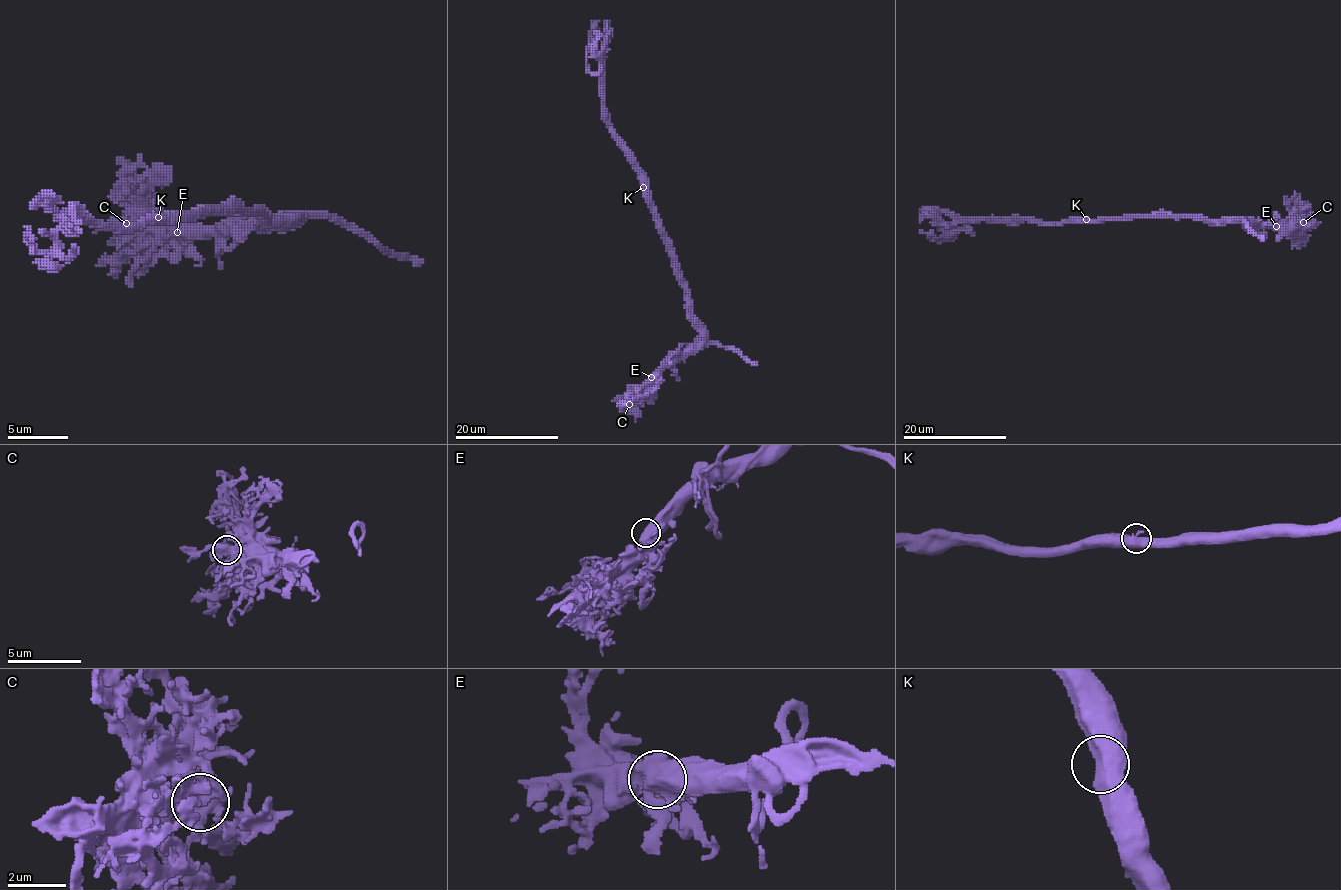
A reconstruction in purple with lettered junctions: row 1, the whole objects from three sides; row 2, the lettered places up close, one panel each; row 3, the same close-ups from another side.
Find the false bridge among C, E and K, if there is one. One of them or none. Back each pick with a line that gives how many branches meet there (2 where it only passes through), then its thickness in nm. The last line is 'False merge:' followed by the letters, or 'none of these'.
K: branches 3; calibre 500 nm
False merge: K

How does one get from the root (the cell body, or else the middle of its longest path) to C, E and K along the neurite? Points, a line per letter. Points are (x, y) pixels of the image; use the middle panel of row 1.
C: (658, 215), (659, 232), (676, 261), (676, 276), (685, 289), (688, 312), (699, 337), (629, 404)
E: (658, 215), (659, 232), (676, 261), (676, 276), (685, 289), (688, 312), (699, 337), (689, 350), (651, 377)
K: (658, 215), (644, 187)

